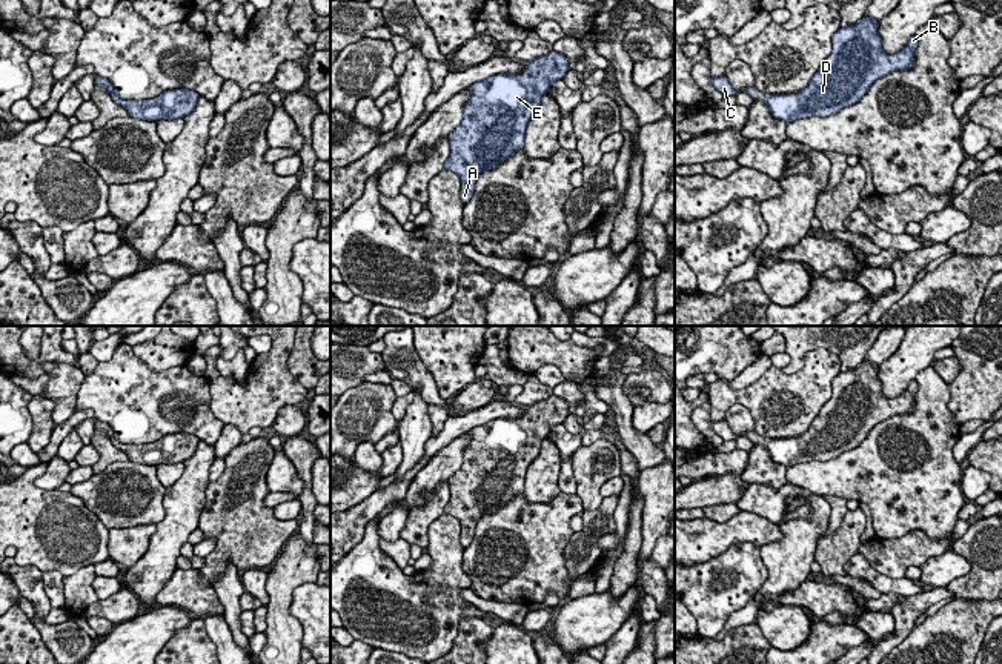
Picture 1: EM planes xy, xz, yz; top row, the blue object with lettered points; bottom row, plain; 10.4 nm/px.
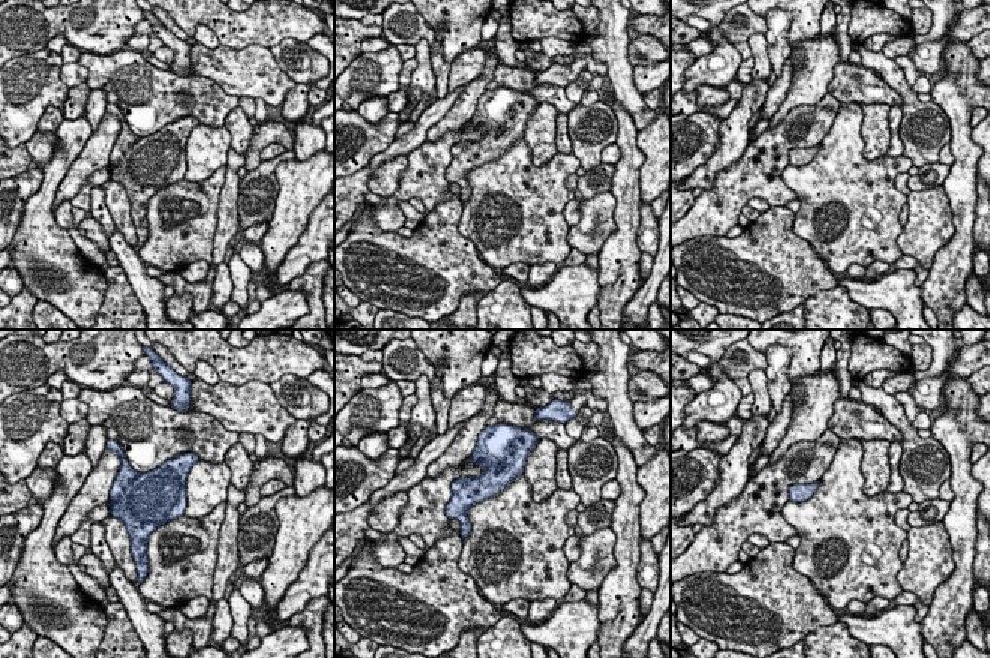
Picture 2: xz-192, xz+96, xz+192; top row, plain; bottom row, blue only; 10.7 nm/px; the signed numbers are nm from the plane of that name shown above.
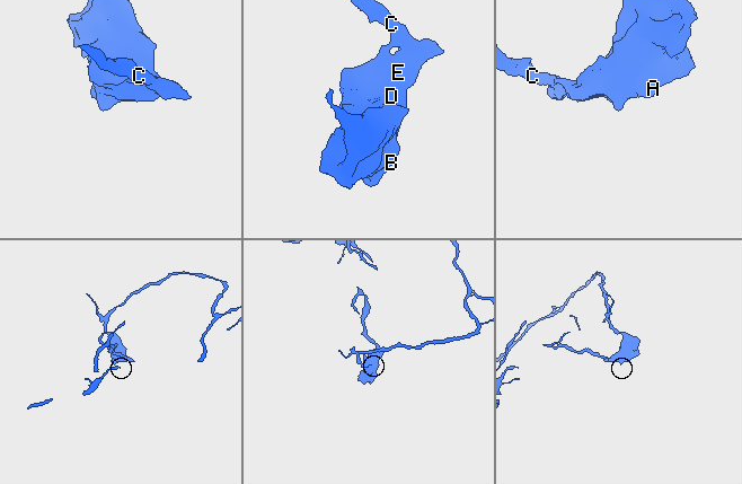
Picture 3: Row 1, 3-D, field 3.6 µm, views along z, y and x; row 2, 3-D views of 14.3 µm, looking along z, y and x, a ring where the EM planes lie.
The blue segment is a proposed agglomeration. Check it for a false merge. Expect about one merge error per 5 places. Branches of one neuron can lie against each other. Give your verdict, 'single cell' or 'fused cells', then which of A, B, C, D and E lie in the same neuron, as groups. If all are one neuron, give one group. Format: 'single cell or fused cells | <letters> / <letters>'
single cell | A B C D E

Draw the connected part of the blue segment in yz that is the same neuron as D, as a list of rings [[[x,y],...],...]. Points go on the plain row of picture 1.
[[[862,361],[833,378],[831,398],[808,430],[796,438],[765,438],[771,460],[785,467],[807,461],[830,461],[858,447],[868,432],[894,415],[911,413],[917,392],[913,380],[897,398],[887,400],[878,378],[879,364]]]

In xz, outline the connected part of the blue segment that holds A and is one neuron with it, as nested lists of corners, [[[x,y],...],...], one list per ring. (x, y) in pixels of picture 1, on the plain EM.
[[[555,395],[533,404],[523,404],[527,409],[521,418],[498,418],[469,430],[470,443],[463,453],[463,466],[449,478],[449,503],[446,515],[455,516],[461,524],[461,546],[470,546],[475,526],[484,515],[495,513],[501,506],[510,503],[524,492],[526,472],[538,456],[542,441],[553,426],[561,424],[569,415],[569,406]]]

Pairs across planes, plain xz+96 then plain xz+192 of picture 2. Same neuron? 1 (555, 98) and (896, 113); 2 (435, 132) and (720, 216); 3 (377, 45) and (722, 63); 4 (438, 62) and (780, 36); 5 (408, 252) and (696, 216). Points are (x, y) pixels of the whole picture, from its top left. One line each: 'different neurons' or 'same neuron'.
1: different neurons
2: different neurons
3: different neurons
4: same neuron
5: different neurons

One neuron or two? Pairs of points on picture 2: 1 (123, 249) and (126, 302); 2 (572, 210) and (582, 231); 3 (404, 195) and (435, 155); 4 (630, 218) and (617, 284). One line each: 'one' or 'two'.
1: two
2: two
3: one
4: one

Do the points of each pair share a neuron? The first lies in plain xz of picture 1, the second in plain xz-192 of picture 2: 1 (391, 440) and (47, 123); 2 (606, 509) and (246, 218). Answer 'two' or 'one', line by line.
1: one
2: one

